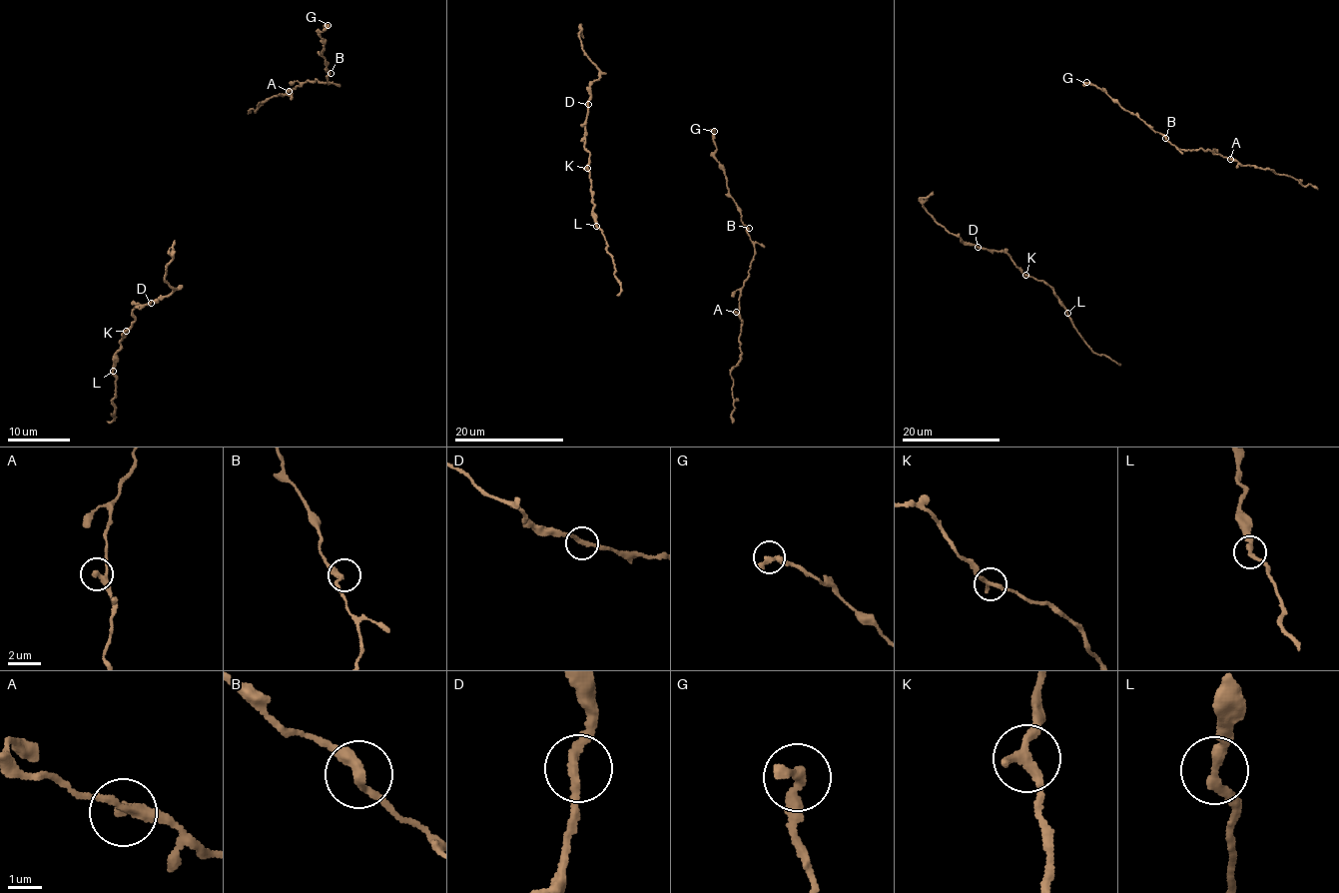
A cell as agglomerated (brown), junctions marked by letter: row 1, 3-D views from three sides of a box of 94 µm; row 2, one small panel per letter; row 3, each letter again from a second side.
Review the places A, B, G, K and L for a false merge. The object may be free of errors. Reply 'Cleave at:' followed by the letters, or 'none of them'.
Cleave at: K

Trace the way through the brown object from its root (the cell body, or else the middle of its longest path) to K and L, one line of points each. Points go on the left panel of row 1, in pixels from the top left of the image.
K: (175, 240), (172, 262), (164, 279), (175, 290), (158, 301), (137, 304), (132, 312), (135, 321), (126, 331)
L: (175, 240), (164, 279), (175, 290), (158, 301), (137, 304), (132, 312), (135, 321), (120, 342), (113, 371)

